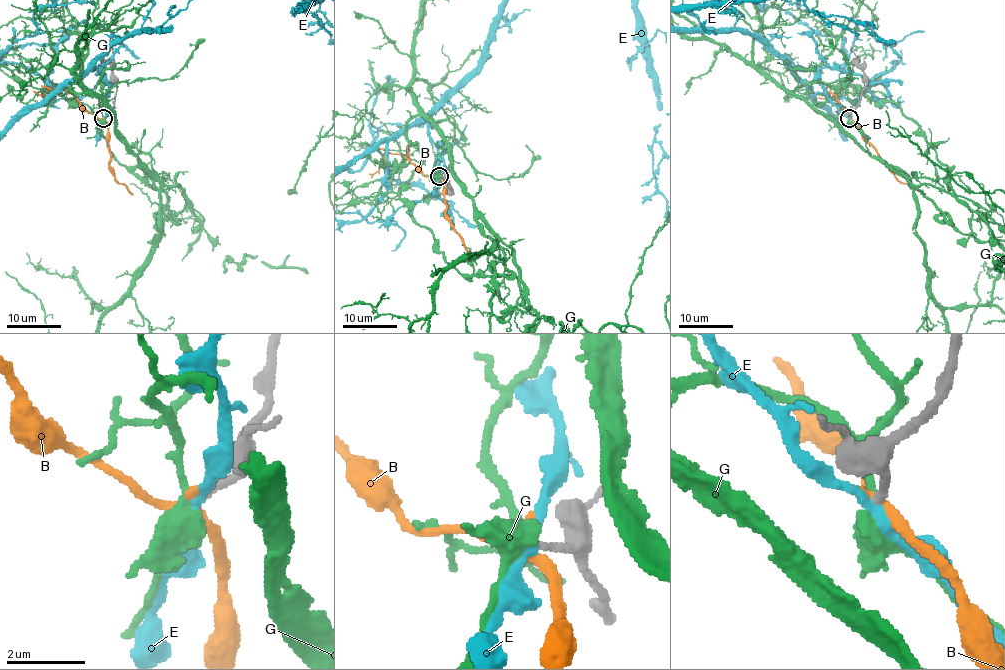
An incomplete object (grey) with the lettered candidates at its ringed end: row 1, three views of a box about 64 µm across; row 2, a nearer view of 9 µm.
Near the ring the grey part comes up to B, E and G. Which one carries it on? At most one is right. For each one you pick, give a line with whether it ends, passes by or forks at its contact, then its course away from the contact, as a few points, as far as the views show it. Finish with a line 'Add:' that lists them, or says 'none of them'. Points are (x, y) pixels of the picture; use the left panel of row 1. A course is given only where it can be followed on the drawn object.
Add: none of them

